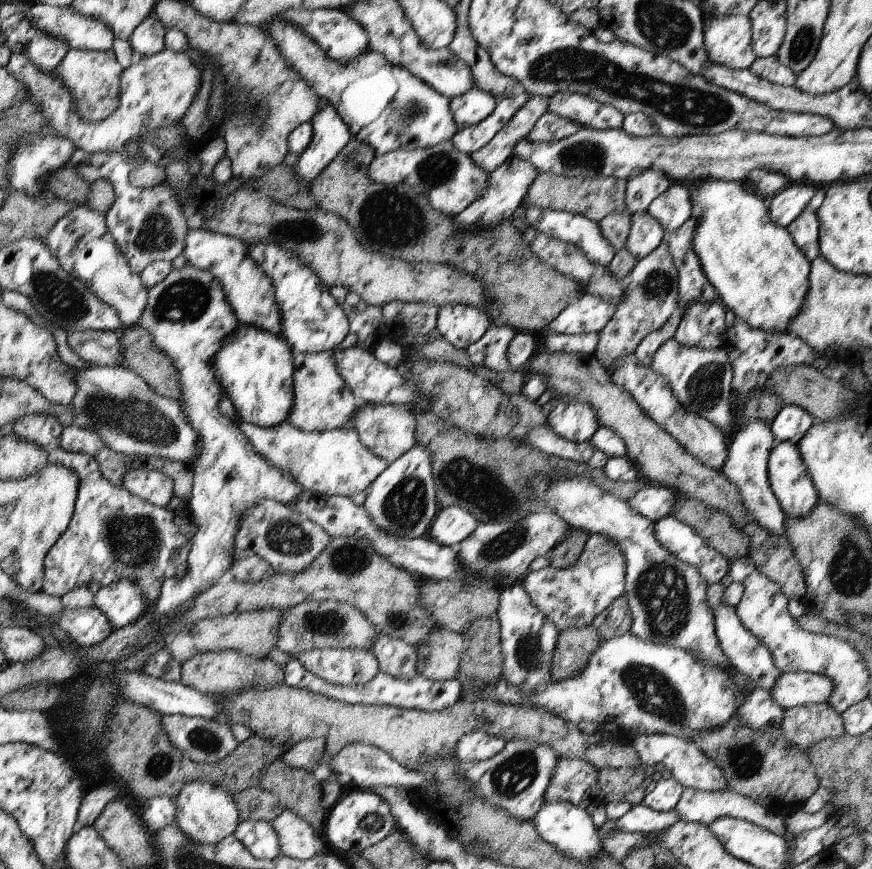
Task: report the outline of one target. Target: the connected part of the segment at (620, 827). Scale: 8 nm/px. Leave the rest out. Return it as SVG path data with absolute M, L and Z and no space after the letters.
M643 800L634 805L619 820L606 820L599 828L599 837L603 843L603 838L608 833L616 831L651 833L654 831L663 831L672 826L679 820L677 812L672 809L666 812L660 812L651 809Z

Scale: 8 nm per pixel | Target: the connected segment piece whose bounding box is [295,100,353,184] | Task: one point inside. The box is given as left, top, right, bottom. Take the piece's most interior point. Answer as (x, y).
(331, 134)

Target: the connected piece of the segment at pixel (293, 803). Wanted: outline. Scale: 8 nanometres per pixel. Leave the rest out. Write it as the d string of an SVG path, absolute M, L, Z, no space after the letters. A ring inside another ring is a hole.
M283 759L276 760L264 770L259 780L261 788L270 792L279 790L284 808L300 815L324 838L329 810L322 804L321 782L312 771L288 767Z

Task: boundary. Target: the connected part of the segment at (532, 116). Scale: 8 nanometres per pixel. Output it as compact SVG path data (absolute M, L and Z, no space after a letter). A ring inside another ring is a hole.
M531 95L506 126L501 128L488 144L473 152L471 158L488 174L498 169L511 157L515 146L527 138L528 133L538 124L539 118L550 110L550 104L549 97Z

